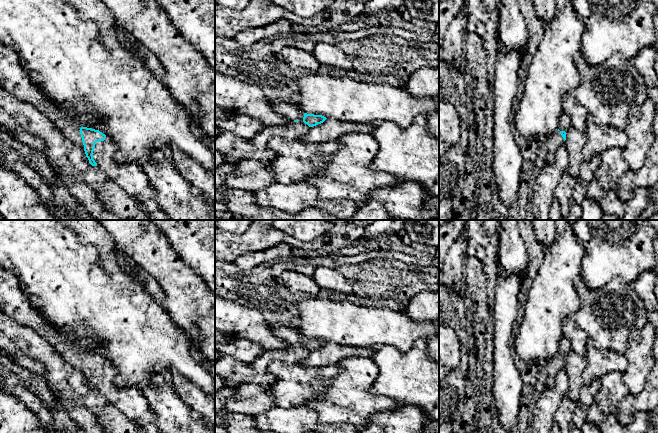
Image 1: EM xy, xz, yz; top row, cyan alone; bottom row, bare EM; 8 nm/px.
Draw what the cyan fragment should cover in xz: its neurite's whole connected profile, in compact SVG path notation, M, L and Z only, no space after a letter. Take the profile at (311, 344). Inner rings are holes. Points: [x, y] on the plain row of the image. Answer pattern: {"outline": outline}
{"outline": "M274 327L272 332L286 341L290 346L304 346L309 351L323 347L327 342L322 339L307 338L301 335L297 328L292 327Z"}

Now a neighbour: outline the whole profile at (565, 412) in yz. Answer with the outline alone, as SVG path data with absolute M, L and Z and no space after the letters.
M568 395L563 398L555 415L555 422L559 425L561 433L569 433L576 406L577 403L571 401Z

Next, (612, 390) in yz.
M623 372L606 373L601 377L600 382L594 402L598 404L602 413L615 413L619 402L630 394L623 381Z

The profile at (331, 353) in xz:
M327 342L323 347L309 351L308 356L303 360L304 367L325 367L336 365L347 357L369 357L373 358L375 351L369 347L339 346L337 343Z

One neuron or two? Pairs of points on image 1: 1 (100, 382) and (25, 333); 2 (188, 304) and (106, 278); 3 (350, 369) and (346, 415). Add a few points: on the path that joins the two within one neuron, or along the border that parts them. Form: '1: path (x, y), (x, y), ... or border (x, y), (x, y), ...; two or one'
1: border (97, 389), (114, 405); two
2: border (151, 276), (164, 295), (163, 308), (172, 318); two
3: path (350, 380), (348, 404); one

